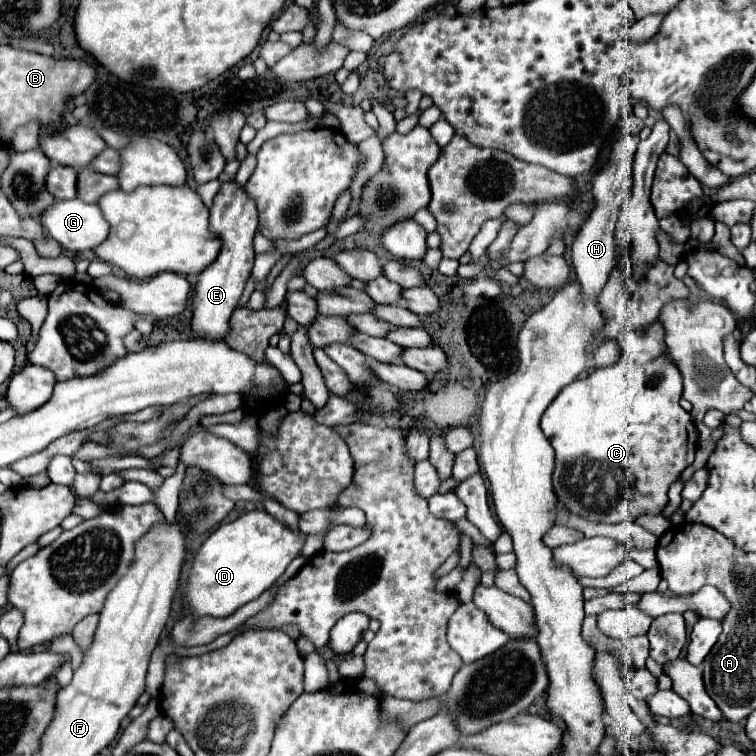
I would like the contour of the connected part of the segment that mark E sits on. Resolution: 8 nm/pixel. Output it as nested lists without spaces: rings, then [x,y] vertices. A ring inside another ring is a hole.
[[[223,182],[217,192],[209,216],[211,232],[221,240],[221,250],[213,264],[209,264],[197,278],[193,288],[193,316],[191,316],[191,332],[195,338],[223,340],[231,330],[231,314],[237,308],[237,302],[245,290],[245,282],[249,280],[253,268],[253,236],[257,230],[257,208],[255,202],[247,196],[243,188],[235,182]]]

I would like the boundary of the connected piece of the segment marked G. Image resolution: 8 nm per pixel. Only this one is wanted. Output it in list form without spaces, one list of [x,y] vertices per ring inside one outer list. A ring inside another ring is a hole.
[[[79,198],[73,200],[57,200],[45,214],[41,214],[41,224],[47,230],[49,238],[57,240],[65,250],[71,252],[81,252],[81,250],[91,250],[97,244],[101,244],[107,234],[109,234],[109,224],[105,222],[101,210],[97,204],[85,204]]]

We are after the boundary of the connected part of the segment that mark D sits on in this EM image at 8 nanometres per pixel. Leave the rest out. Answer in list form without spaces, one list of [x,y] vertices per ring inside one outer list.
[[[251,510],[233,522],[221,524],[205,540],[205,544],[201,546],[201,550],[197,552],[197,556],[193,560],[191,574],[183,586],[183,604],[187,606],[189,614],[193,614],[195,618],[199,618],[199,616],[223,618],[223,616],[233,614],[237,608],[241,608],[249,600],[259,598],[267,588],[271,588],[277,582],[277,578],[285,572],[285,568],[291,564],[291,560],[301,554],[305,538],[307,536],[303,532],[291,530],[283,522],[269,516],[265,510]]]

